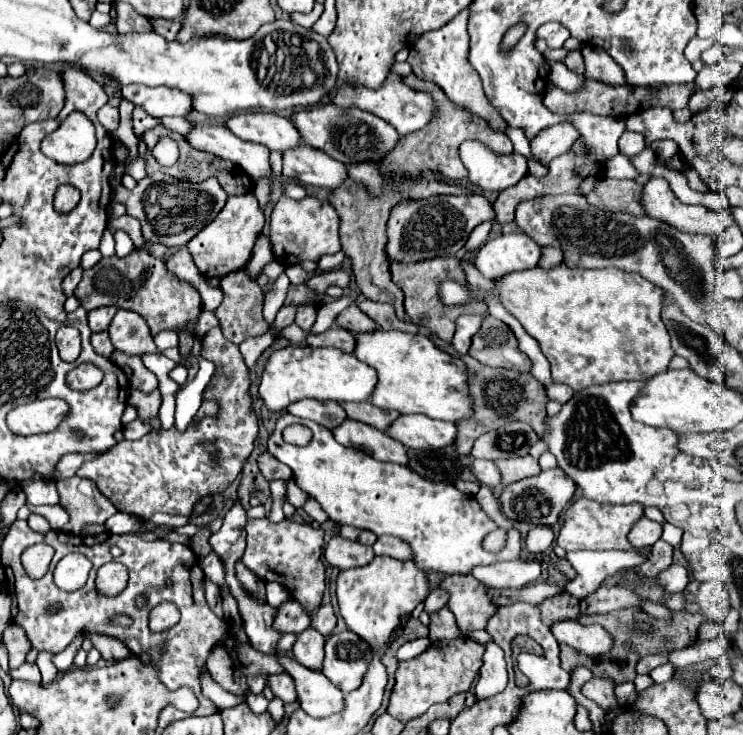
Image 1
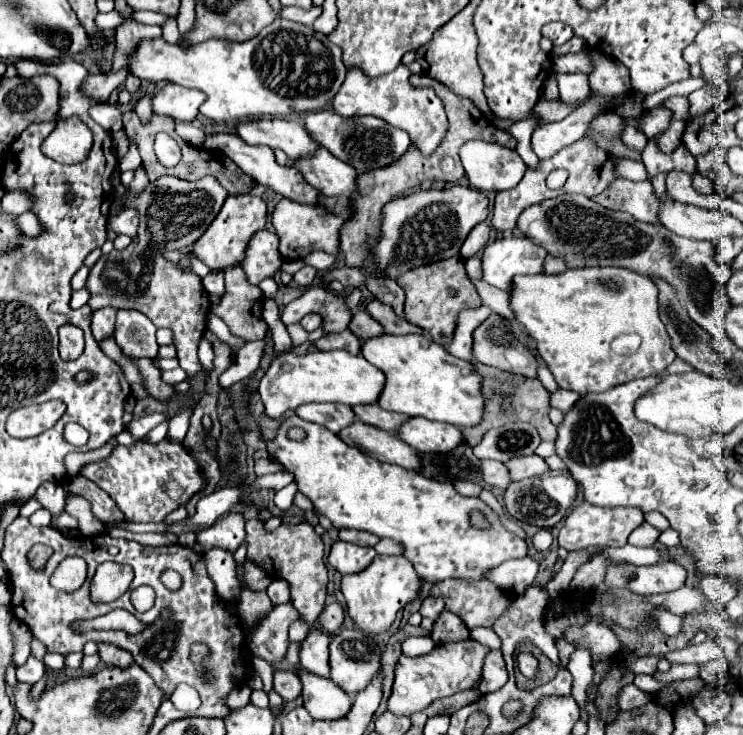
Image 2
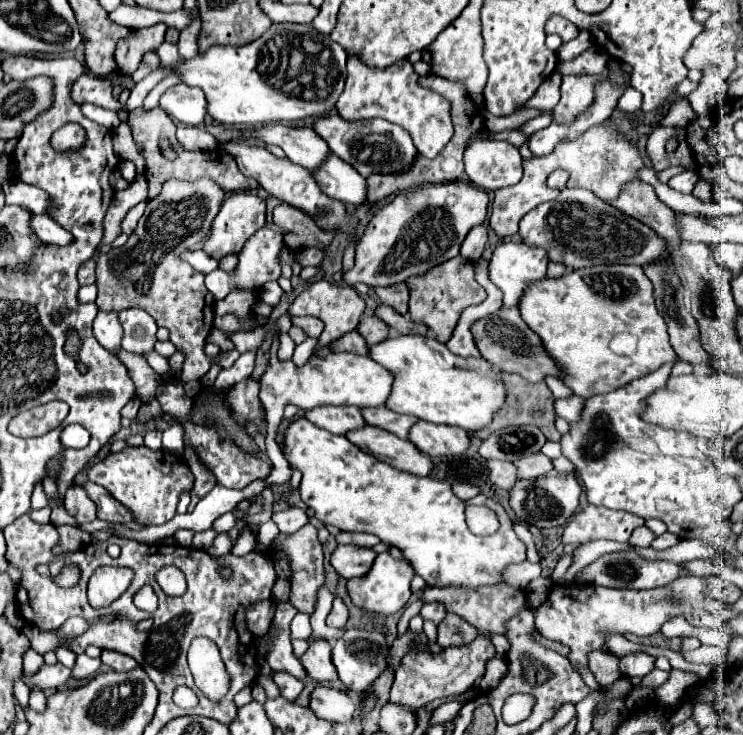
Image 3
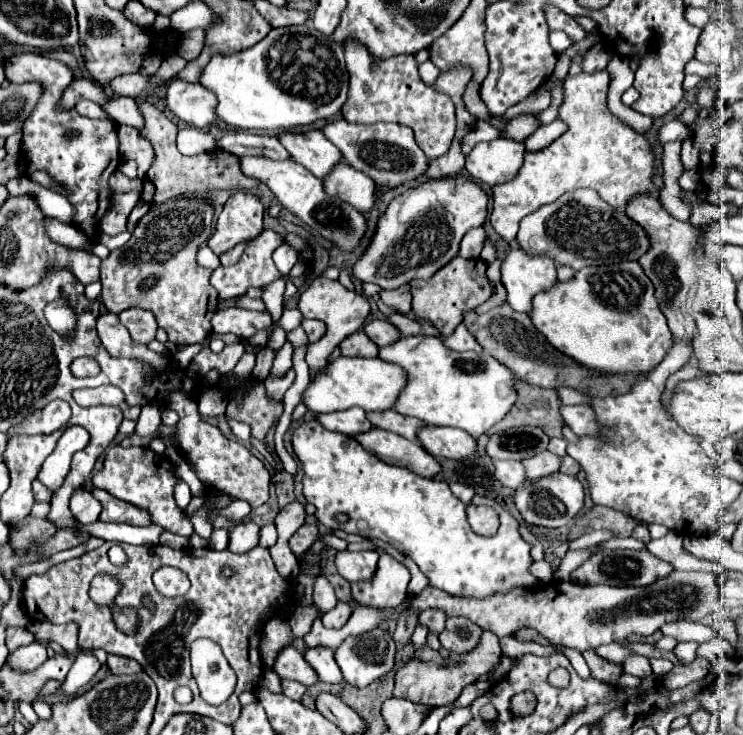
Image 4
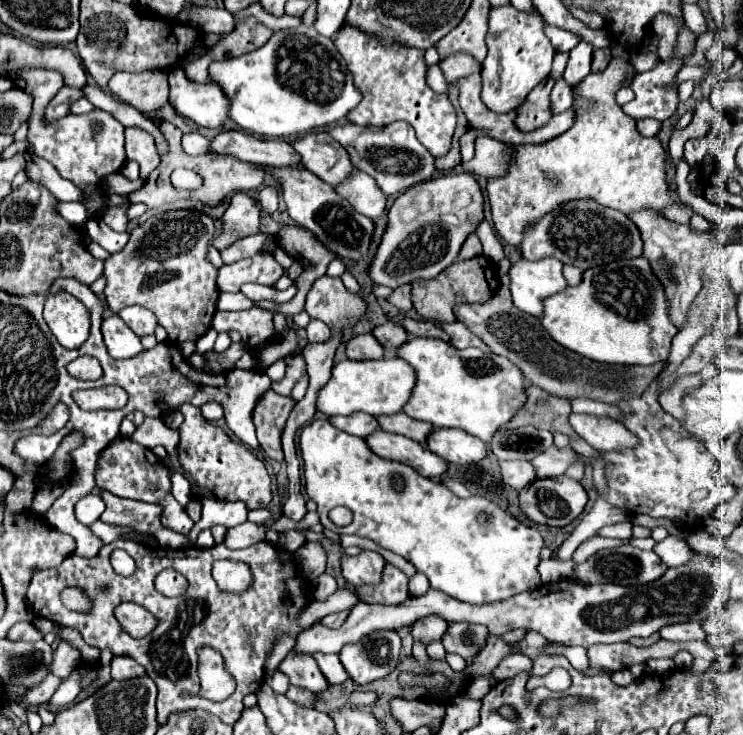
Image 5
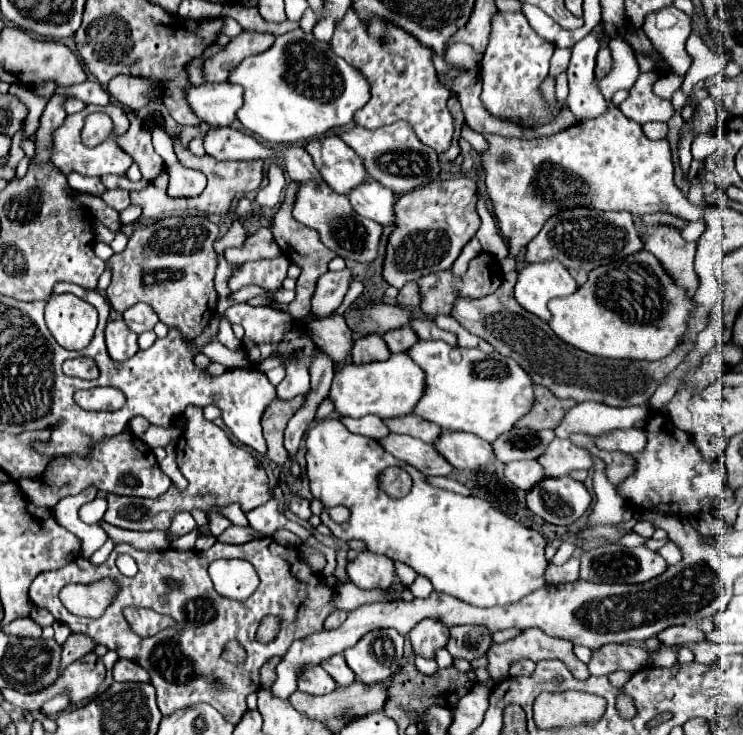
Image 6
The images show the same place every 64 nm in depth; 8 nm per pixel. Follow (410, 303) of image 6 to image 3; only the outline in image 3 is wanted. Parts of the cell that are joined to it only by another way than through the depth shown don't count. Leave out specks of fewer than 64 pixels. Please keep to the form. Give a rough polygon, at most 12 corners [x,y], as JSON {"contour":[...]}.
{"contour":[[406,284],[374,288],[382,304],[396,312],[408,308]]}

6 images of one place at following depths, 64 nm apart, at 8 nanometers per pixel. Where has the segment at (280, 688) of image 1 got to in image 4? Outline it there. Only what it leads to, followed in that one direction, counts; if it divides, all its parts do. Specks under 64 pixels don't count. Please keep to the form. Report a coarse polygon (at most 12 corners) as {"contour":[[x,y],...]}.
{"contour":[[282,680],[282,692],[292,700],[300,700],[304,684]]}

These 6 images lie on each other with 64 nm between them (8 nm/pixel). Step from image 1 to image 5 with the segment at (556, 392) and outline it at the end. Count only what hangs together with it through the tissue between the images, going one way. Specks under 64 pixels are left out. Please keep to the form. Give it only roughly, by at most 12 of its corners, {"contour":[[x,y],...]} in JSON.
{"contour":[[570,412],[570,426],[592,448],[622,450],[634,436],[614,420]]}

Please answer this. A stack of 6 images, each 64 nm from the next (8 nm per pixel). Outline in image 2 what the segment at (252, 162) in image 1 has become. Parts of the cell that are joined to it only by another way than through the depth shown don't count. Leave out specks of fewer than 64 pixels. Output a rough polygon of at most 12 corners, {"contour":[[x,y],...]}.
{"contour":[[206,134],[204,150],[222,152],[258,184],[284,198],[316,204],[318,190],[268,146],[236,134]]}

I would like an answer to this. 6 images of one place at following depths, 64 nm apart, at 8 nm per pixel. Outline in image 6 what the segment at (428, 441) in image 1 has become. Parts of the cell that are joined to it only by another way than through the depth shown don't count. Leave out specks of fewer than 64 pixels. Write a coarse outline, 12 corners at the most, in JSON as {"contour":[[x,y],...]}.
{"contour":[[444,430],[434,448],[458,470],[494,460],[492,444]]}

